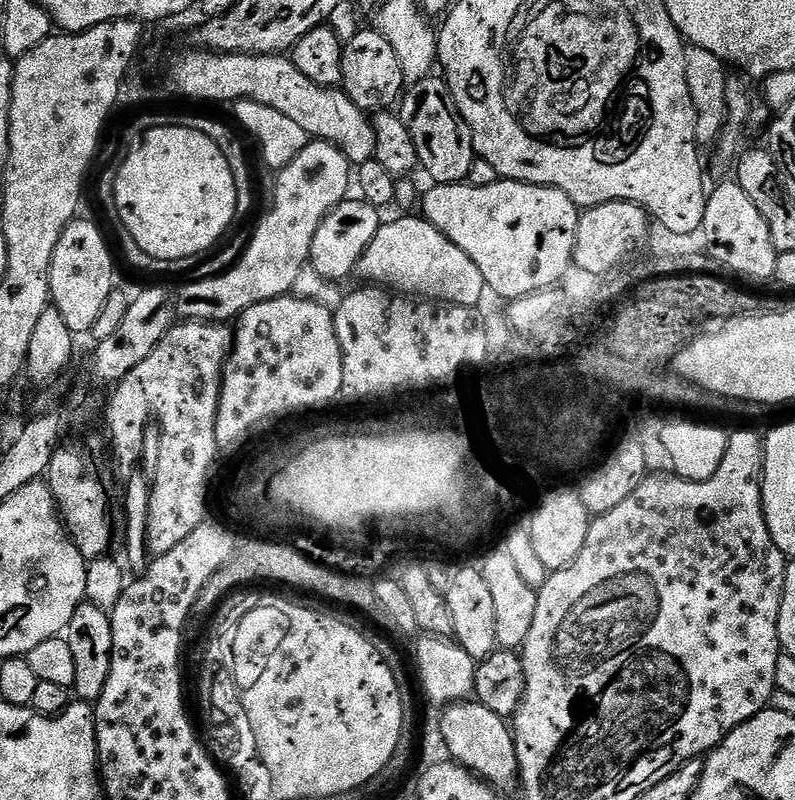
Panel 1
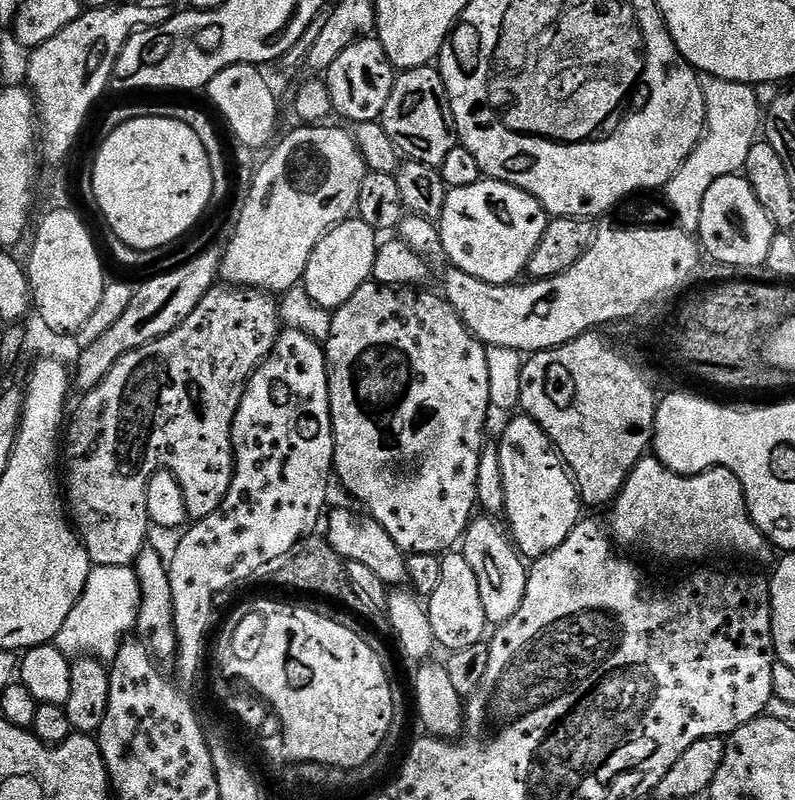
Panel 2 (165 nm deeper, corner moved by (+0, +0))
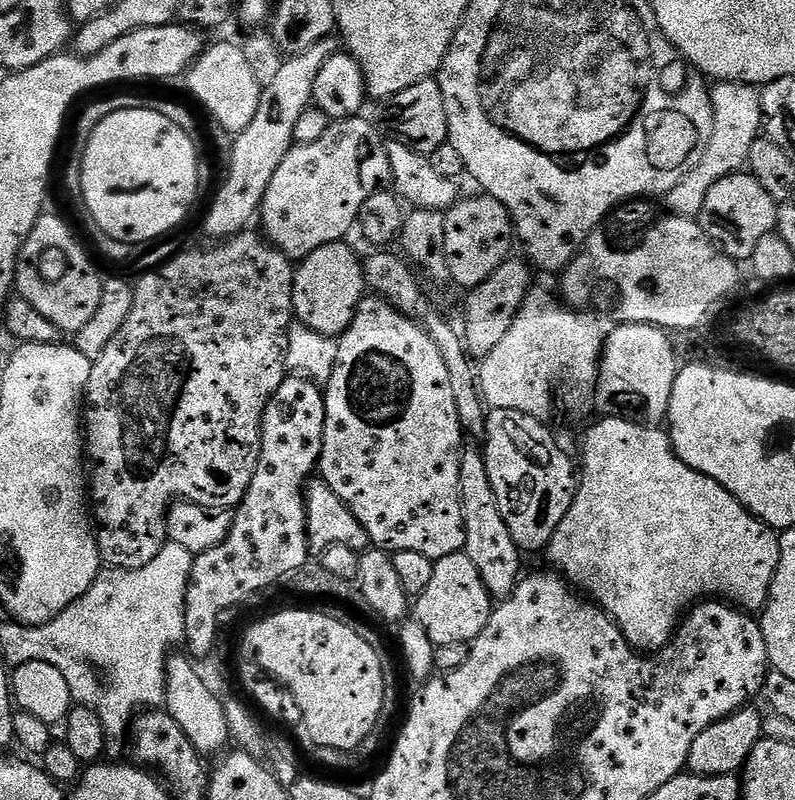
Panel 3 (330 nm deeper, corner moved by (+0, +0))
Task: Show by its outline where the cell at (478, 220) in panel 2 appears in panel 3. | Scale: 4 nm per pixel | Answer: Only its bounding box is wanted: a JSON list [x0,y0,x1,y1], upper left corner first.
[444,194,514,290]

